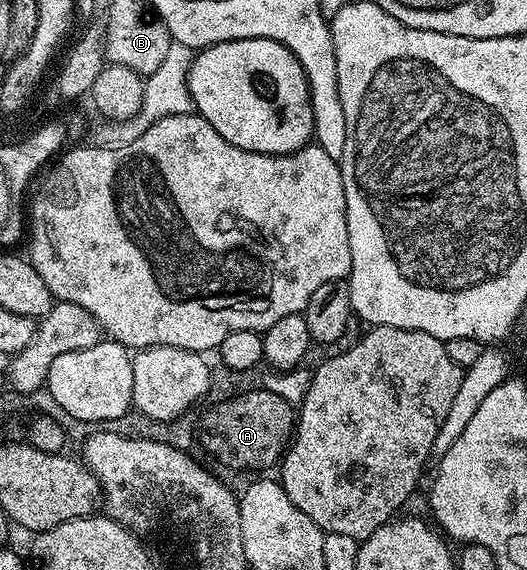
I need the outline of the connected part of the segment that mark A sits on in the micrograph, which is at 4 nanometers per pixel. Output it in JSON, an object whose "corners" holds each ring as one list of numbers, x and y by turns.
{"corners":[[254,390,245,392,241,396,233,396,233,400,216,402,208,405,203,418,198,419,197,429,204,434,204,439,215,453,219,454,220,461,230,462,237,466,263,466,266,470,273,467,278,461,279,452,286,451,293,441,297,425,297,410,292,403,268,390]]}

